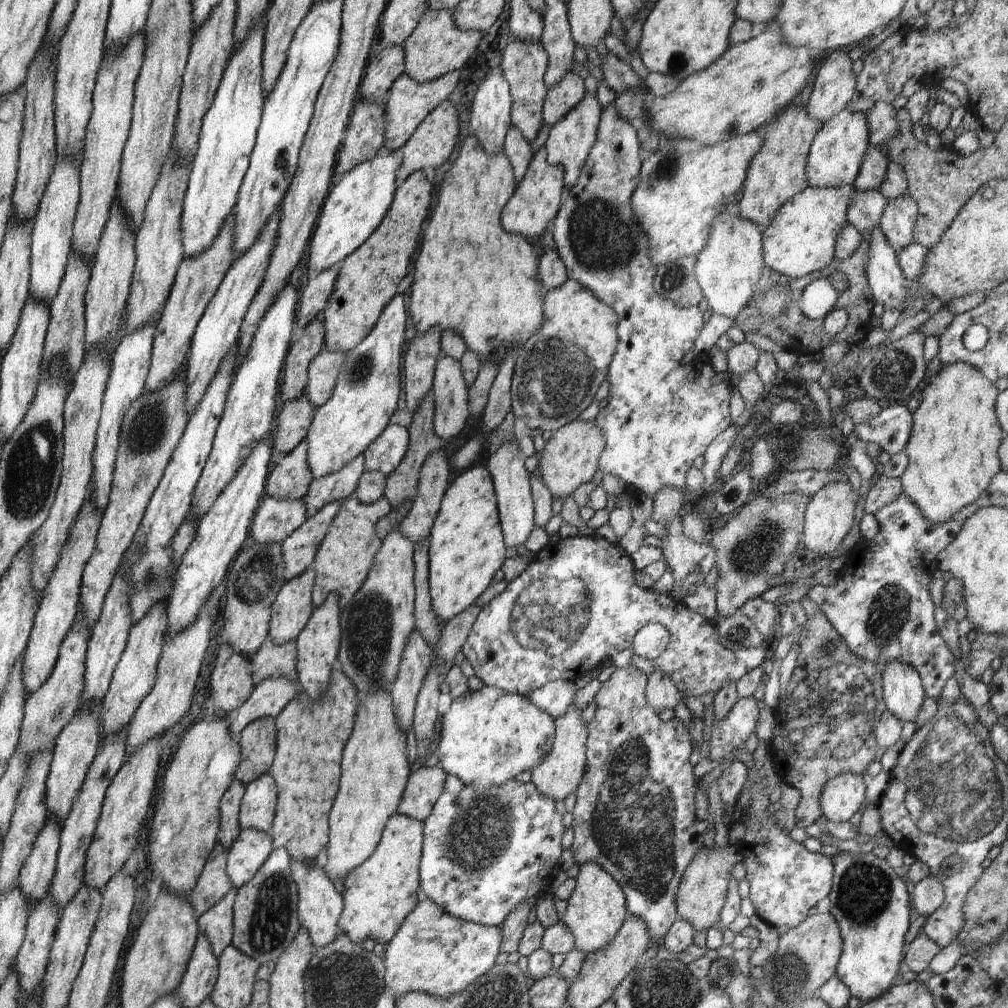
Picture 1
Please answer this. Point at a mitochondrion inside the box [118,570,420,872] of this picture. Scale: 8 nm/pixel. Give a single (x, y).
(368, 622)

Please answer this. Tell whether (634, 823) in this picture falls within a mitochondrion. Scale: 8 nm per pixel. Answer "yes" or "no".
yes

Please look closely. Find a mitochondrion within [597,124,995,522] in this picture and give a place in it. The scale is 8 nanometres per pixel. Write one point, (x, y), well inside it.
(775, 304)

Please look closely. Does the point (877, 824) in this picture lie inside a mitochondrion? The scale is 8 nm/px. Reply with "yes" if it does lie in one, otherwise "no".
no

